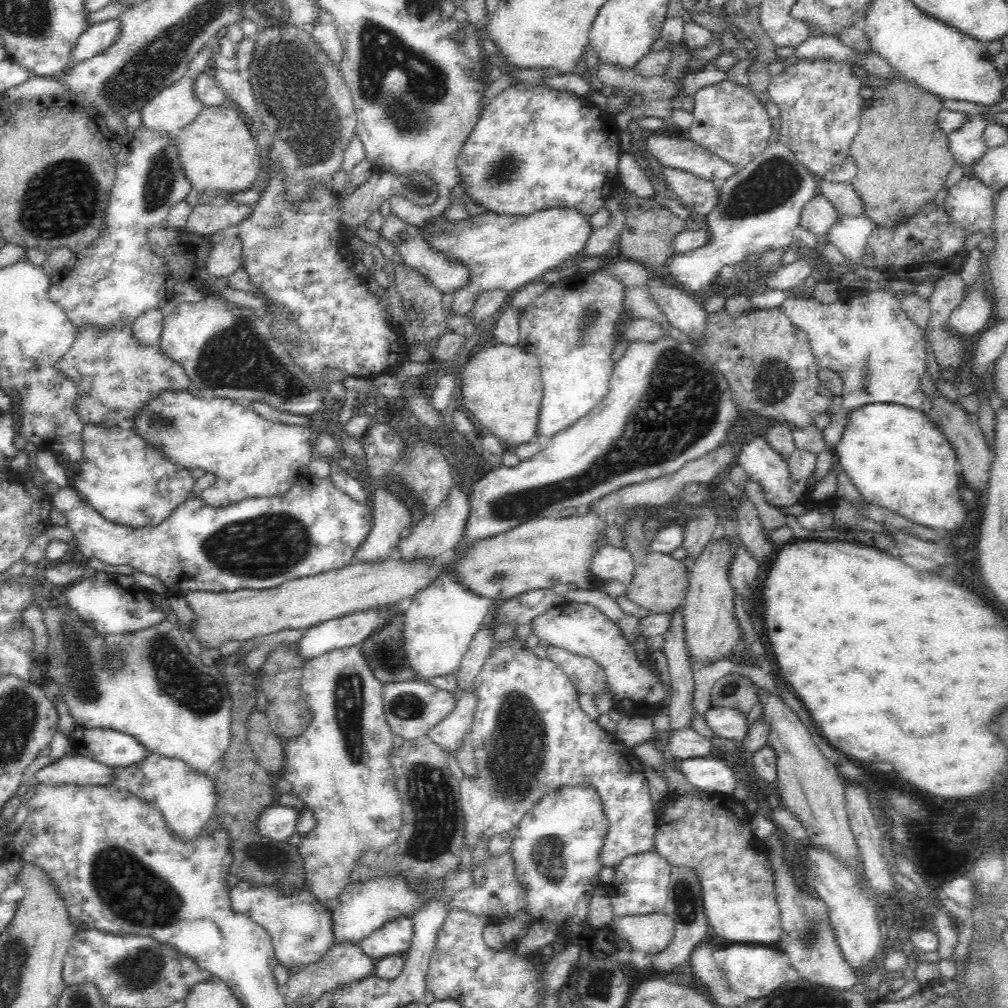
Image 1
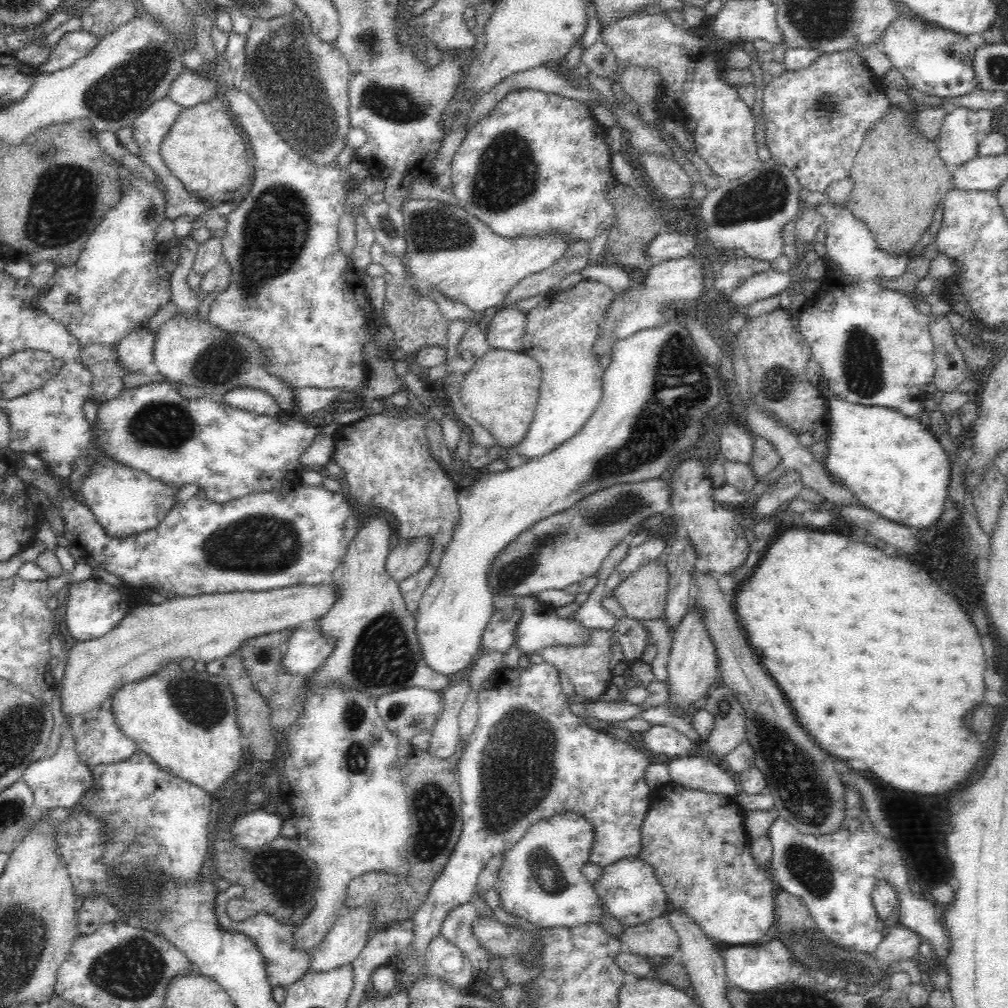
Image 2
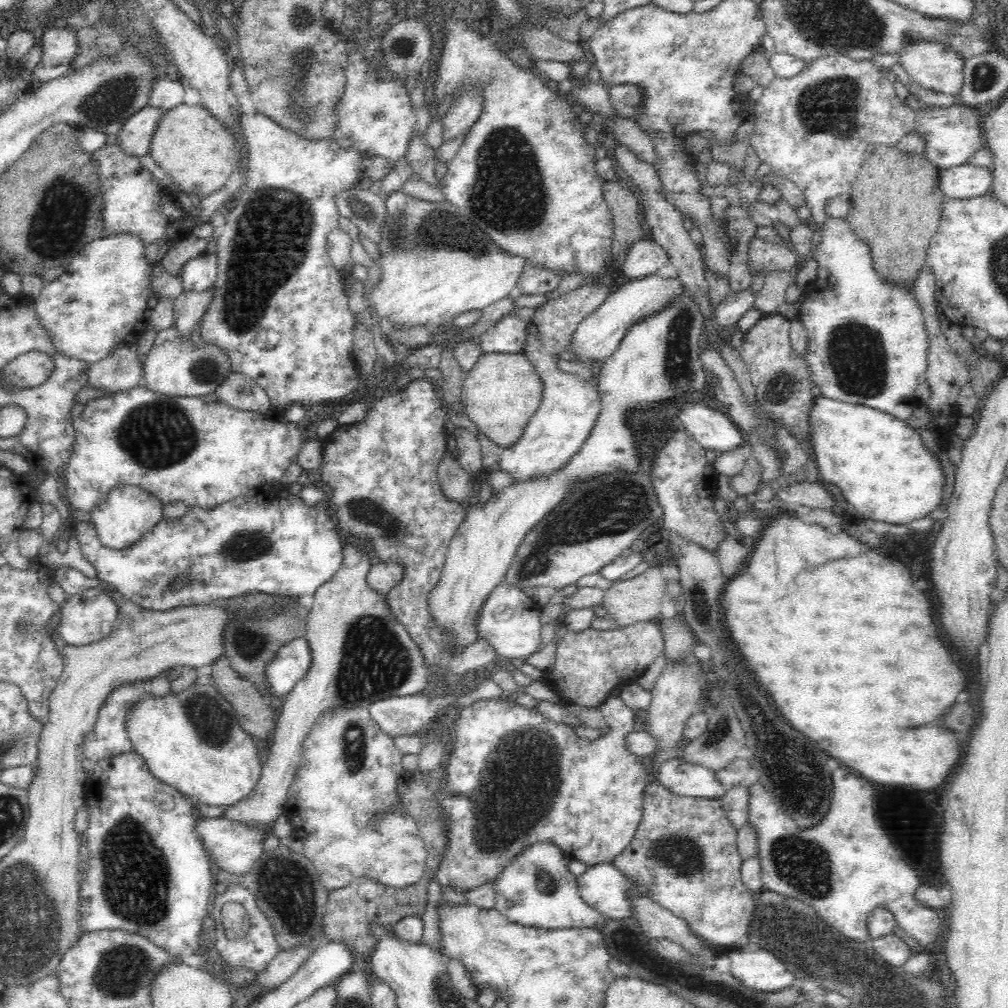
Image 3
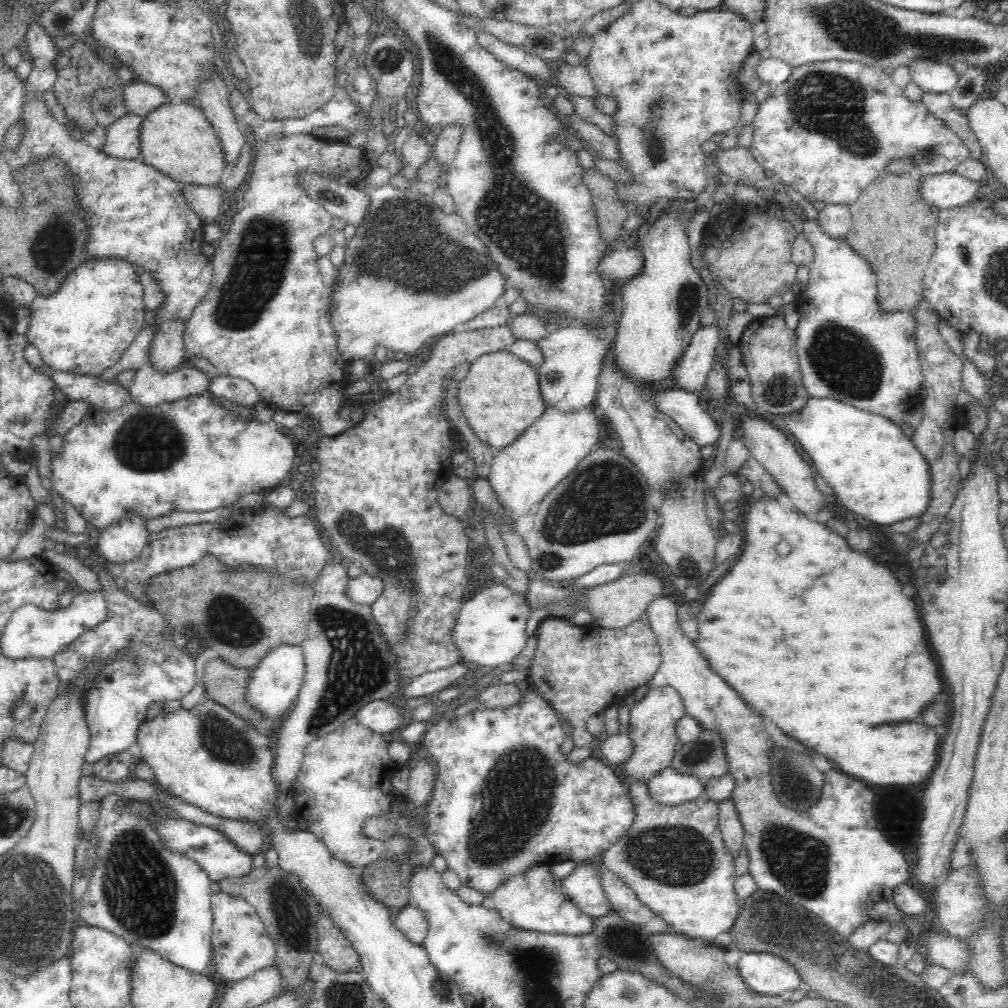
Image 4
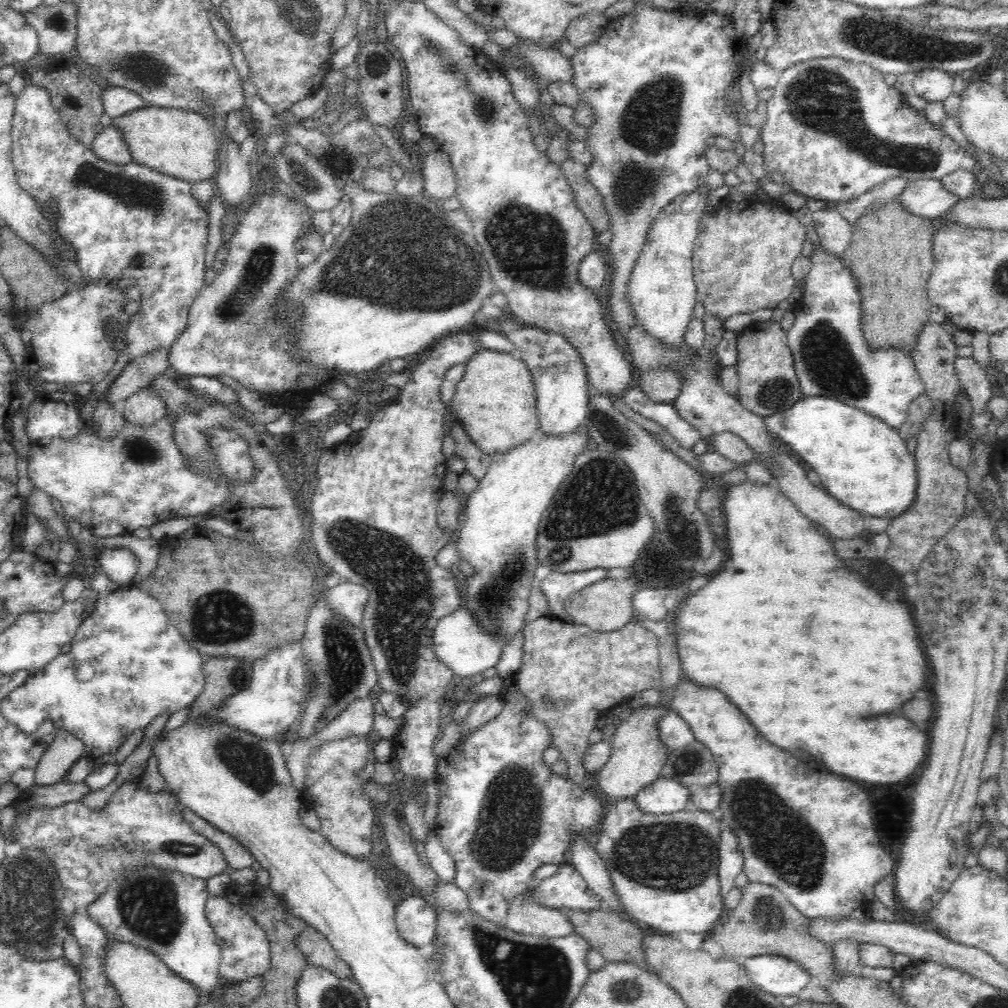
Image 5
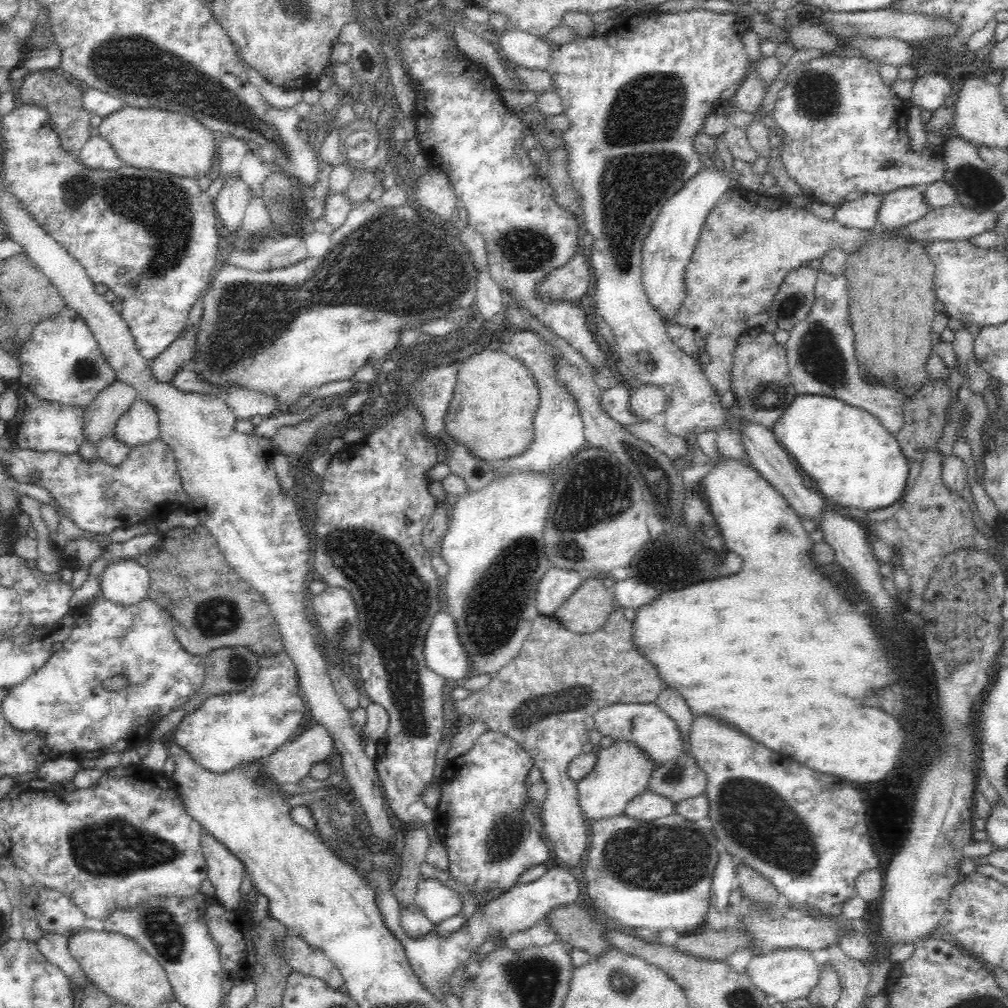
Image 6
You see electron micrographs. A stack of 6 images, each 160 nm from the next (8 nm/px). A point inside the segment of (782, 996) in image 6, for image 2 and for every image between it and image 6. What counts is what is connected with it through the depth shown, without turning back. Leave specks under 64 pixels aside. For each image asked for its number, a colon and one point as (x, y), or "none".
2: (750, 969)
3: (762, 971)
4: (764, 973)
5: (777, 975)

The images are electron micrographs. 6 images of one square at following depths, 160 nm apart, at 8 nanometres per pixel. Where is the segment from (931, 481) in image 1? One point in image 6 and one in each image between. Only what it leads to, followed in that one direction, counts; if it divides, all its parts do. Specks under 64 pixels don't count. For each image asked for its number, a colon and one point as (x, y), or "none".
2: (897, 468)
3: (885, 471)
4: (874, 469)
5: (864, 463)
6: (853, 460)

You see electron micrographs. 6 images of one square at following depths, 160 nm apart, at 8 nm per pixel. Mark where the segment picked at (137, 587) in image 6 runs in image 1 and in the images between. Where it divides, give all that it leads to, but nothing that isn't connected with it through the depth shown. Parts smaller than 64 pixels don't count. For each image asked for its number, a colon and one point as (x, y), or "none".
1: (129, 480)
2: (126, 500)
3: (126, 512)
4: (121, 540)
5: (121, 564)

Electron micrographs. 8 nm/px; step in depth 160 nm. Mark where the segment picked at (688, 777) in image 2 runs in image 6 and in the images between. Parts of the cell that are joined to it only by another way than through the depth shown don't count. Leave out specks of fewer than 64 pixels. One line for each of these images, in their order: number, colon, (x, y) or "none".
3: (685, 778)
4: (667, 786)
5: (665, 795)
6: (648, 805)

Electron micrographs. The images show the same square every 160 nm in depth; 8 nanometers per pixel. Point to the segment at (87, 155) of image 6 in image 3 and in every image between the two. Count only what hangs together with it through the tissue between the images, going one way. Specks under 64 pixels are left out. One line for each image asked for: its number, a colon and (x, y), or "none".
3: (134, 138)
4: (122, 140)
5: (109, 144)

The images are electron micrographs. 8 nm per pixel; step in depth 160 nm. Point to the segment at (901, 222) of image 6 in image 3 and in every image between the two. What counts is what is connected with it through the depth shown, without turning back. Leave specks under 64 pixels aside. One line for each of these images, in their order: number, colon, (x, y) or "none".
3: (966, 180)
4: (946, 190)
5: (927, 197)

